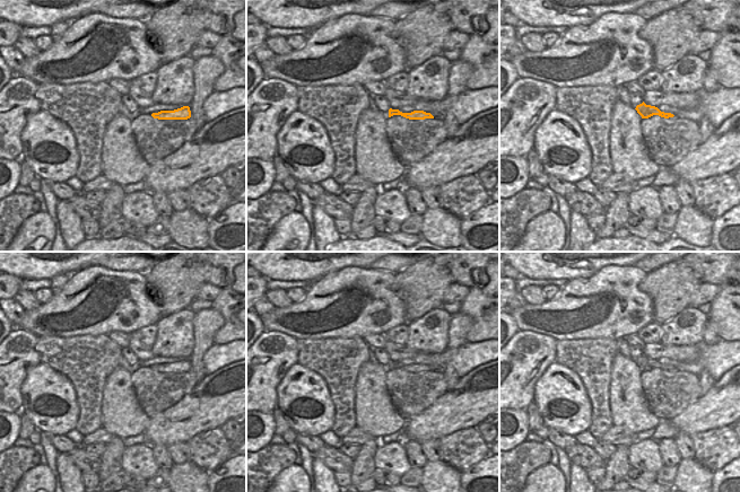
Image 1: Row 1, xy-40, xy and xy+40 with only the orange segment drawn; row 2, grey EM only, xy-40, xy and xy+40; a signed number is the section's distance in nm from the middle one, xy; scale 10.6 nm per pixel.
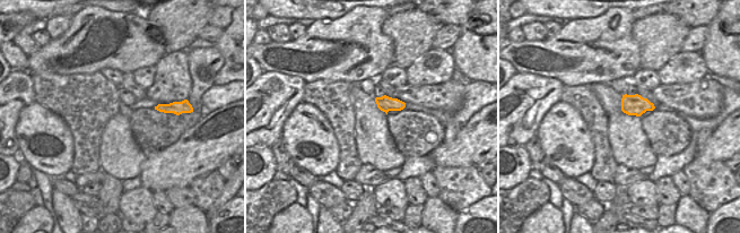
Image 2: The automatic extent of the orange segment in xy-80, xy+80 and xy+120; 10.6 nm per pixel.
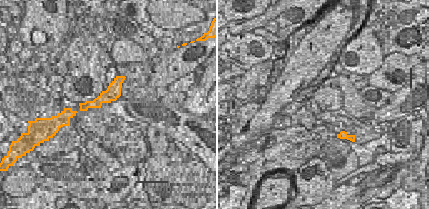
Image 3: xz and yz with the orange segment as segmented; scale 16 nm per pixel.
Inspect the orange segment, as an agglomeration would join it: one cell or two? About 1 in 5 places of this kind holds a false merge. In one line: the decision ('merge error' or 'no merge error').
no merge error

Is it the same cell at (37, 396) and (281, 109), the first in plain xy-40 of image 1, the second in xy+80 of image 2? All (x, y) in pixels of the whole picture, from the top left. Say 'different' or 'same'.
different

